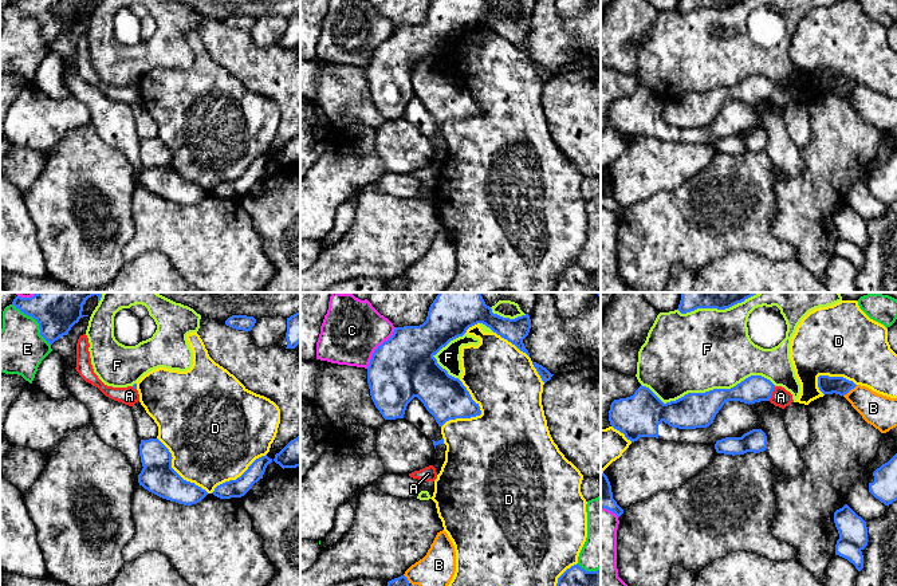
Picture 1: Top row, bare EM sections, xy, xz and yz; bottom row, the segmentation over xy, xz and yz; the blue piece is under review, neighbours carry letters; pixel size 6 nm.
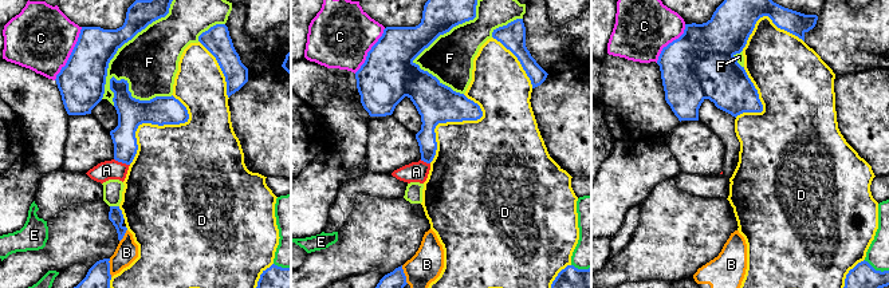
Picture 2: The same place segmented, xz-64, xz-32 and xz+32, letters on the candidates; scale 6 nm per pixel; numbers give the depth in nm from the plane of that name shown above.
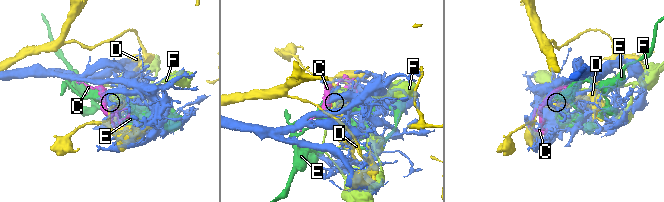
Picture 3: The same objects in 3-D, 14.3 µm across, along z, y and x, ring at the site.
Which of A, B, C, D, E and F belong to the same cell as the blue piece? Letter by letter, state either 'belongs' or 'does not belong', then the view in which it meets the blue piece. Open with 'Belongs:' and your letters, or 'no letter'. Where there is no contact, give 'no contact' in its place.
Belongs: no letter
A: does not belong; meets blue in yz
B: does not belong; meets blue in yz
C: does not belong; meets blue in xz
D: does not belong; meets blue in xz
E: does not belong; meets blue in xy
F: does not belong; meets blue in yz

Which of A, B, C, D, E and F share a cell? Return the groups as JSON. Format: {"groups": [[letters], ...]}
{"groups": [["A", "B", "C"], ["D"], ["E"], ["F"]]}

